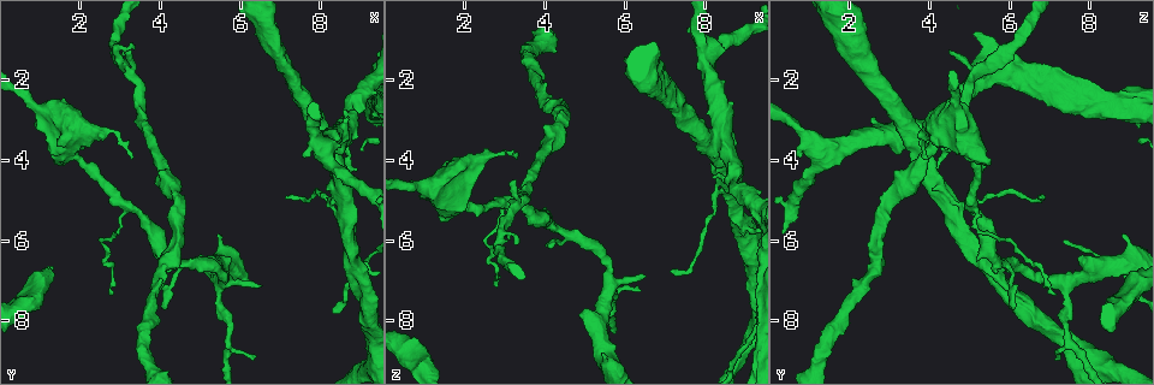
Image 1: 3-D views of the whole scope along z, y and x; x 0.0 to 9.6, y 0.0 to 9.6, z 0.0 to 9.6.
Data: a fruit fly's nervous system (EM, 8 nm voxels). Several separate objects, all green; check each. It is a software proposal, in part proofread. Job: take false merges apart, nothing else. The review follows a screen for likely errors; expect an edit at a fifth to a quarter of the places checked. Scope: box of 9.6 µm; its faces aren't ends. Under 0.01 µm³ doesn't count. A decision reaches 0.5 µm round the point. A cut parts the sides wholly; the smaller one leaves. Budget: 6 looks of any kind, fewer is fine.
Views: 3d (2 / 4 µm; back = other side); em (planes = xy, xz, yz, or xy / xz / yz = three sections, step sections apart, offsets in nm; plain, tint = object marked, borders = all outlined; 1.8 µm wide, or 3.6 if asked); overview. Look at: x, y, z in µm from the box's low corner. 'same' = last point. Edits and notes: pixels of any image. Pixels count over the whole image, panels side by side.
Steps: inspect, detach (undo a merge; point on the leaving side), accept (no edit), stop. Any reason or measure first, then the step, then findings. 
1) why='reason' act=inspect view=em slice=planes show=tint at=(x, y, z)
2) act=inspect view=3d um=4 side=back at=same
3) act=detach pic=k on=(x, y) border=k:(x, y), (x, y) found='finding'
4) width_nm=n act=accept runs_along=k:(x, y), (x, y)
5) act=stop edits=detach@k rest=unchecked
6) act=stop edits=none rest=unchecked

why='three arms meet' act=inspect view=em slice=planes show=borders at=(5.55, 7.10, 7.40)

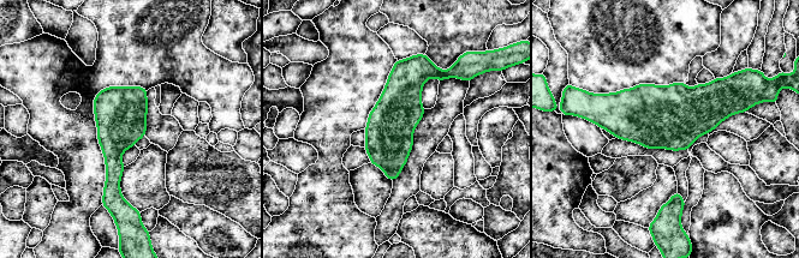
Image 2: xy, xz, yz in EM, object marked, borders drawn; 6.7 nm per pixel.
act=accept runs_along=2:(422, 59), (392, 120), (392, 176) found='one cell here'

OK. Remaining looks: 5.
why='small branch off a trunk' act=inspect view=3d um=2 at=(3.15, 5.10, 5.05)

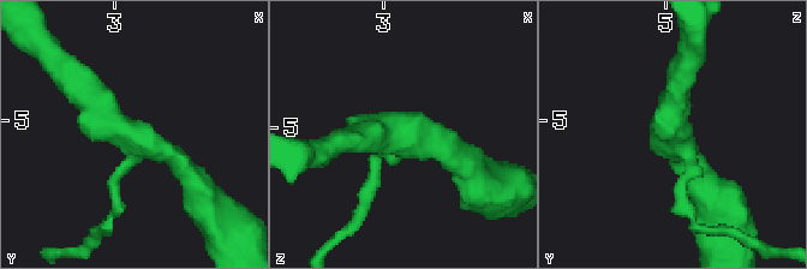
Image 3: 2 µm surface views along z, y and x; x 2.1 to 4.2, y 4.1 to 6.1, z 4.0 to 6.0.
why='shape alone is not enough' act=inspect view=em slice=planes show=tint at=(3.12, 5.12, 5.08)

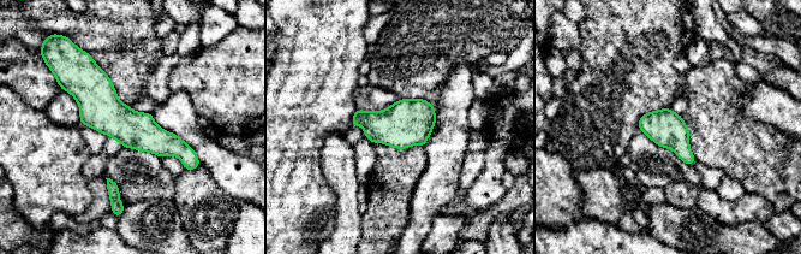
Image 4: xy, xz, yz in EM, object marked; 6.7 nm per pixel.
act=accept runs_along=4:(94, 68), (94, 88), (192, 166) found='all the same cell'

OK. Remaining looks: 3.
why='sharp bend' act=inspect view=em slice=planes show=tint at=(8.35, 3.60, 3.70)

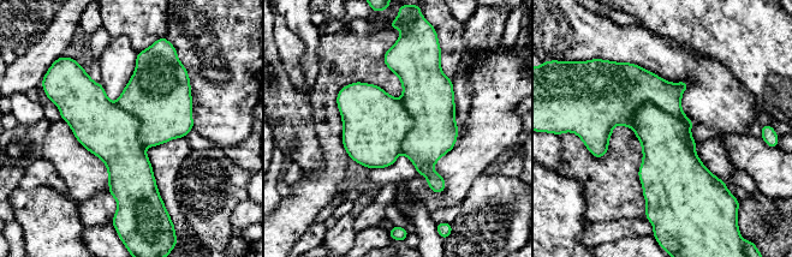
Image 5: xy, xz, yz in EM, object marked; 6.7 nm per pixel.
act=detach pic=5 on=(665, 138) border=5:(688, 119), (644, 102), (632, 129) found='a second cell is stuck on'

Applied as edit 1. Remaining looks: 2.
act=stop edits=detach@5 rest=unchecked

